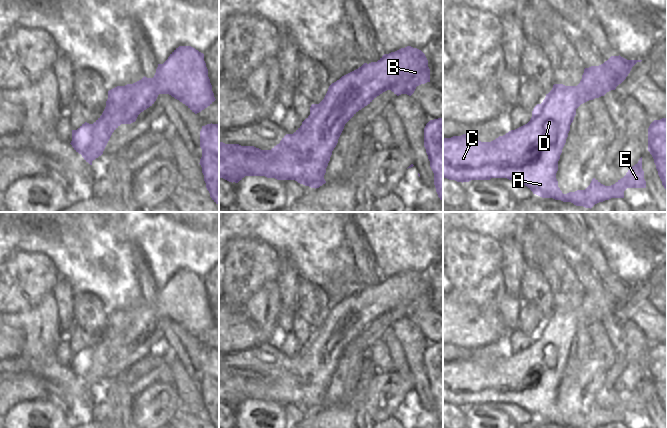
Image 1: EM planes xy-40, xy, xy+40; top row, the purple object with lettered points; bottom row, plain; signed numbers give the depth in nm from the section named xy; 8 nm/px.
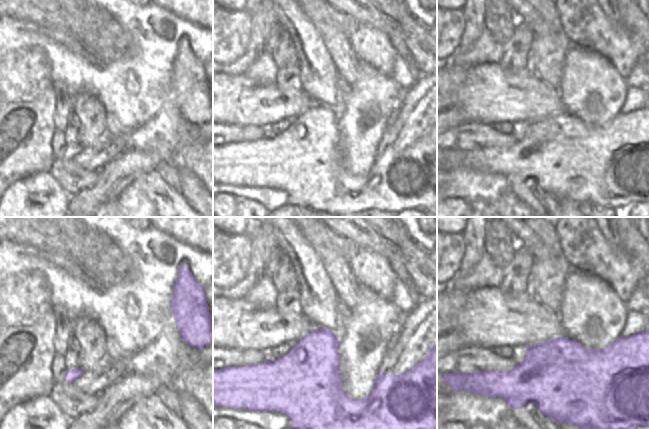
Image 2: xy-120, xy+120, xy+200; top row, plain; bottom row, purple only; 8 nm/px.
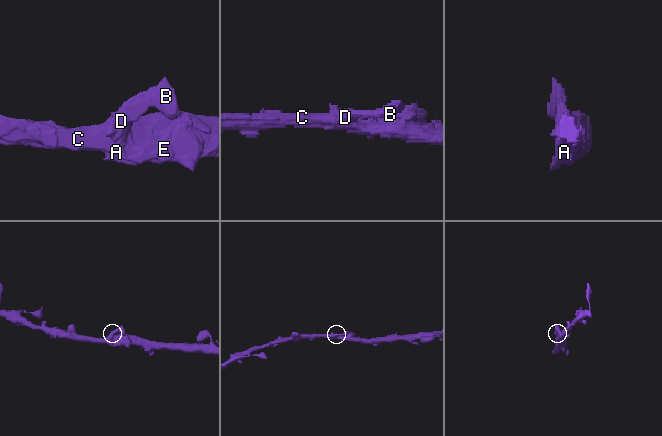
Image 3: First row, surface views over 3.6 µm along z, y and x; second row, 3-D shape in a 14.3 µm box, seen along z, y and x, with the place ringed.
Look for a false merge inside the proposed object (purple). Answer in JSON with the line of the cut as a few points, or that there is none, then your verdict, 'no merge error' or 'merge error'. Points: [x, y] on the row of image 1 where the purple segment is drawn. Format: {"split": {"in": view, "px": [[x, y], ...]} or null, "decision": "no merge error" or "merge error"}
{"split": null, "decision": "no merge error"}

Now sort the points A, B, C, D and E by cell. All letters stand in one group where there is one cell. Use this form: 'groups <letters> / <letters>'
groups A B C D E

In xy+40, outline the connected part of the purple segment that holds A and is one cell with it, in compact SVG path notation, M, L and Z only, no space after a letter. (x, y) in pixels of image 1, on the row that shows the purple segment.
M620 55L611 56L599 66L585 68L577 86L554 84L543 102L534 107L532 117L527 124L511 130L491 142L481 142L468 134L443 138L443 178L462 183L471 180L490 180L491 178L517 180L527 186L533 194L542 198L571 202L576 206L590 209L595 204L611 198L624 198L624 191L627 188L646 188L642 157L623 178L611 186L605 186L593 178L585 190L563 194L556 179L558 161L570 131L570 125L576 115L576 109L589 100L615 90L626 79L632 67L641 61L627 60Z

